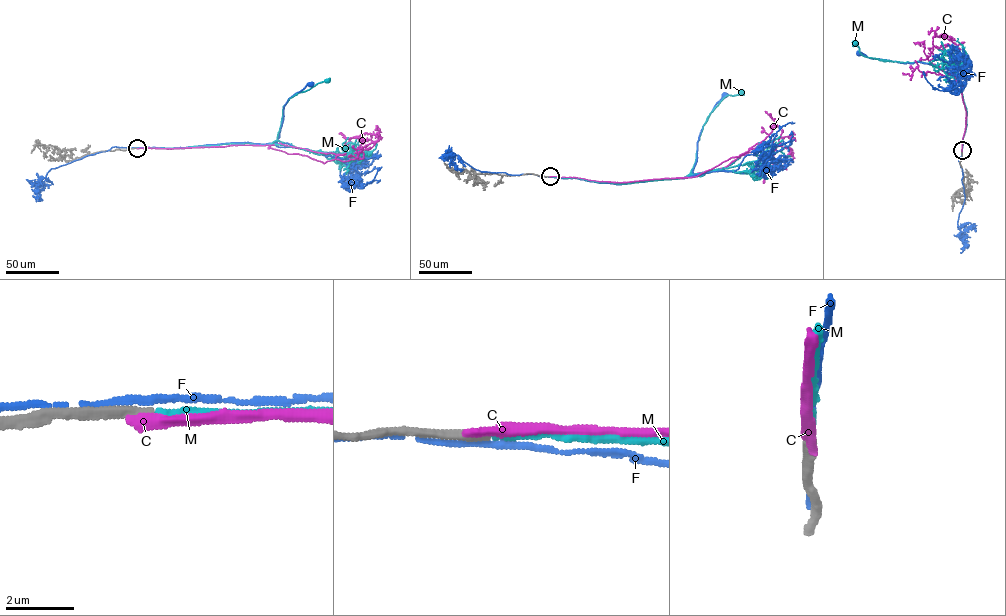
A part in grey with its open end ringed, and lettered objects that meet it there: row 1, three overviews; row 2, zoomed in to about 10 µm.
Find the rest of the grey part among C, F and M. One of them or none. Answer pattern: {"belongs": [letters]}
{"belongs": ["M"]}

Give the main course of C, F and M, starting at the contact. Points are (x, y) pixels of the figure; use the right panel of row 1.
C: (962, 151), (966, 112), (960, 81), (927, 57), (935, 36), (957, 45), (964, 42)
F: (961, 151), (967, 112), (960, 80), (934, 65), (873, 59), (859, 53)
M: (962, 150), (967, 113), (960, 83), (933, 64), (865, 57), (854, 44)

